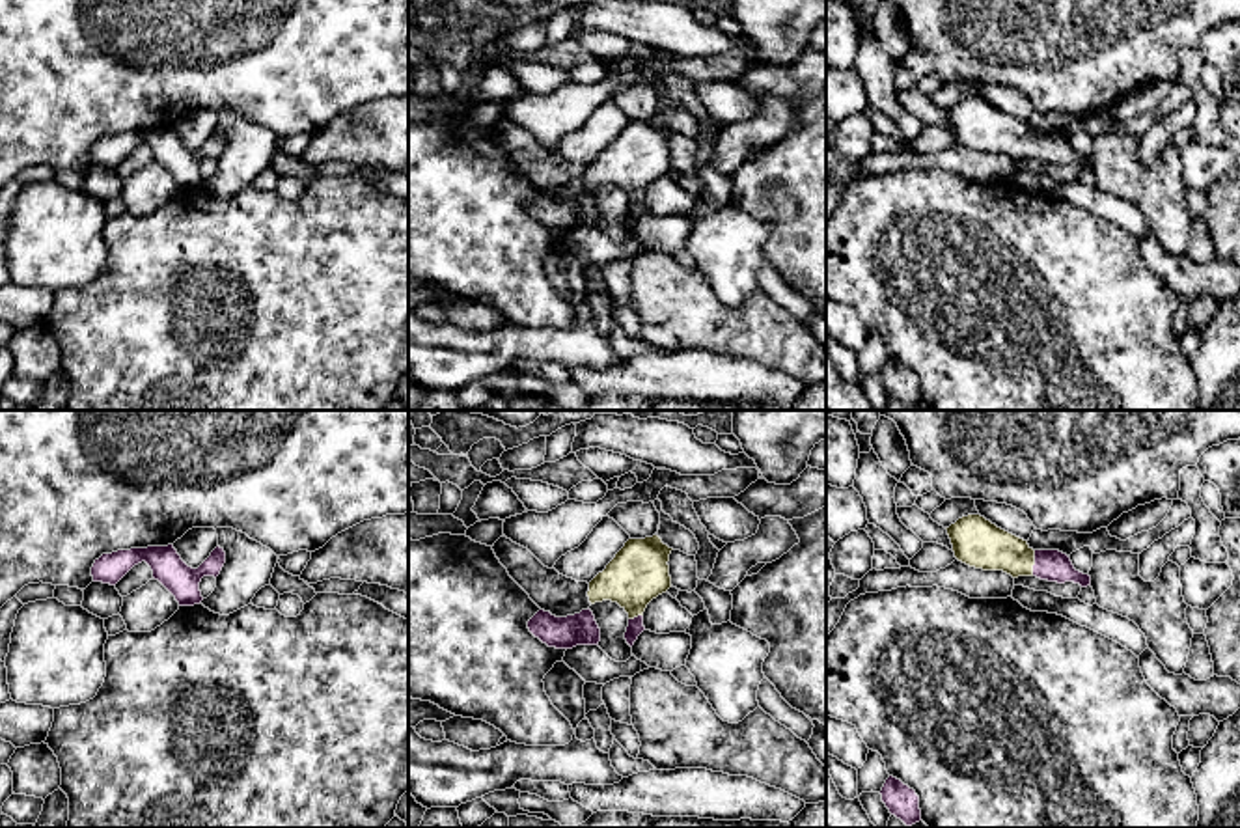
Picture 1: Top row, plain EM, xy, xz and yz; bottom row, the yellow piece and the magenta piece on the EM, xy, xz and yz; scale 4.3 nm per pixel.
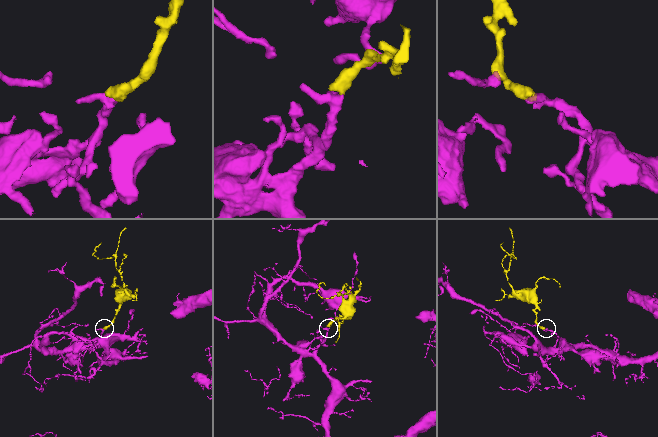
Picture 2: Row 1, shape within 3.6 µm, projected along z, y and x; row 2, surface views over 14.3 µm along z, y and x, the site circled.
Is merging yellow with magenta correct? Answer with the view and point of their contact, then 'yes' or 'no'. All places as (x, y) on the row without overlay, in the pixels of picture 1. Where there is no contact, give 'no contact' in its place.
contact yz (1033, 146); yes

